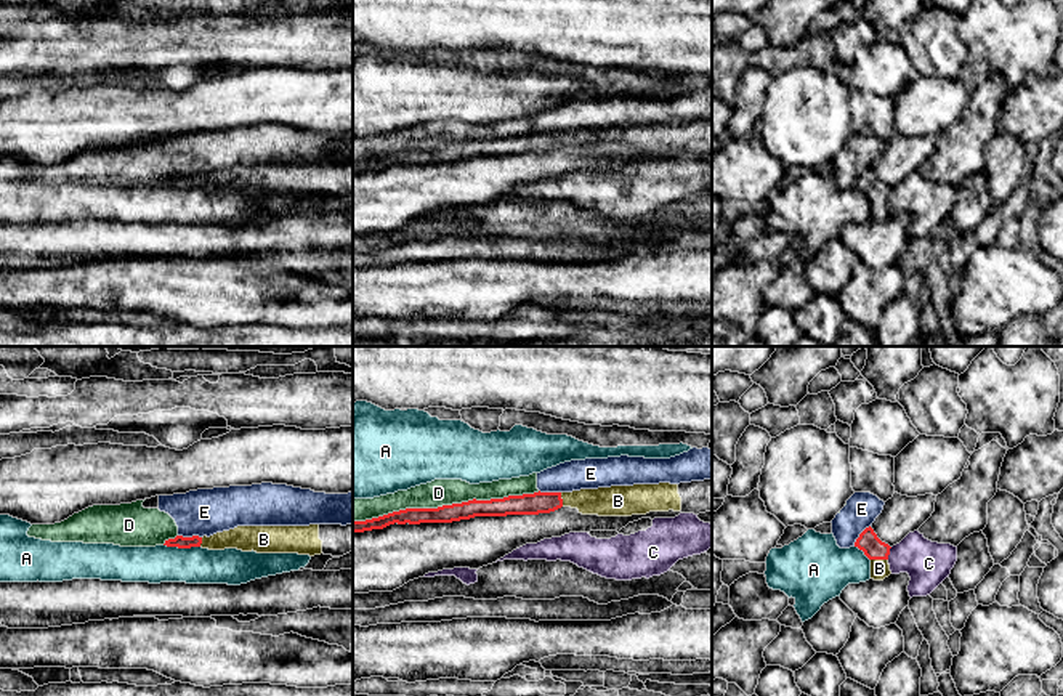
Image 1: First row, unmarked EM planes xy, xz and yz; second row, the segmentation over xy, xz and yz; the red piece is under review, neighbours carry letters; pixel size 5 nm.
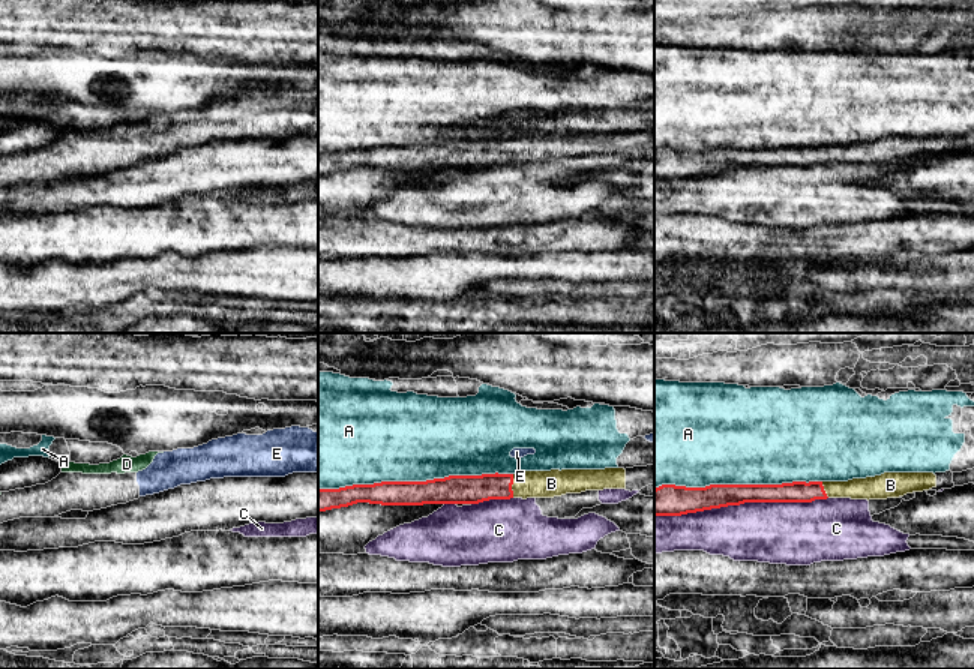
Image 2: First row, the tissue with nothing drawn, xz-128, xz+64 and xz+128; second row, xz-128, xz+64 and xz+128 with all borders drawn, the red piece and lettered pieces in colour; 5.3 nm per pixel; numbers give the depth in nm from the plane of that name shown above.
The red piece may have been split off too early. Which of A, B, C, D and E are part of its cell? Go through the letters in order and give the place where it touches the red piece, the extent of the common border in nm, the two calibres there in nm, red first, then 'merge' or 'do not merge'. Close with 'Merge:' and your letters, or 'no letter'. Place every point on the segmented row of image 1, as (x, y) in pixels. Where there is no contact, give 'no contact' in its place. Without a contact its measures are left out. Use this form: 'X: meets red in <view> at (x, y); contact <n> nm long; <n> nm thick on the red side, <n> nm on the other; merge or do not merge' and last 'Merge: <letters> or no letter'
A: meets red in xy at (181, 547); contact 180 nm long; 60 nm thick on the red side, 190 nm on the other; do not merge
B: meets red in yz at (879, 558); contact 90 nm long; 110 nm thick on the red side, 100 nm on the other; merge
C: meets red in yz at (889, 554); contact 70 nm long; 110 nm thick on the red side, 220 nm on the other; do not merge
D: meets red in xz at (446, 505); contact 950 nm long; 100 nm thick on the red side, 140 nm on the other; do not merge
E: meets red in xy at (189, 538); contact 120 nm long; 60 nm thick on the red side, 240 nm on the other; do not merge
Merge: B

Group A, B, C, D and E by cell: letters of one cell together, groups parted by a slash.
A / B / C / D E

